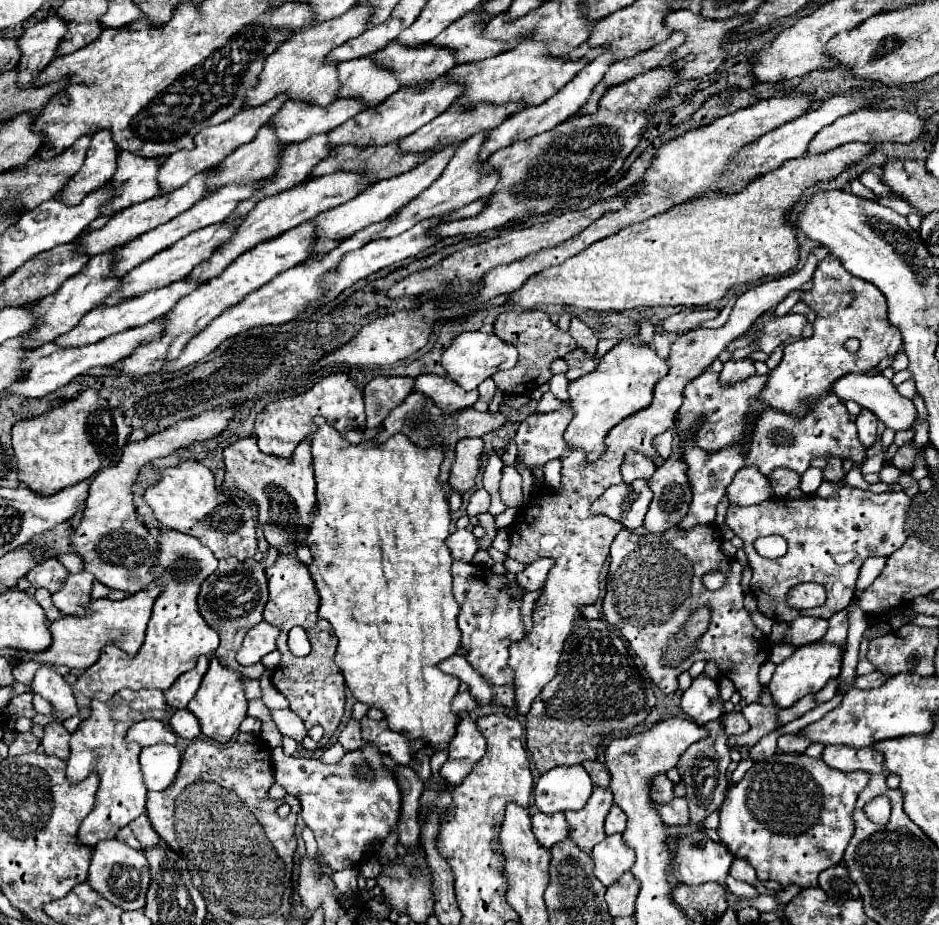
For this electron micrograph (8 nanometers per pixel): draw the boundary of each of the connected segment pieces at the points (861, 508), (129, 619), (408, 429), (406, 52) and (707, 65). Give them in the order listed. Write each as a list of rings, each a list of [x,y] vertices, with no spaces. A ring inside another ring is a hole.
[[[828,457],[828,465],[823,469],[823,478],[827,482],[838,484],[836,495],[822,499],[816,495],[808,495],[802,499],[766,499],[762,503],[756,505],[746,505],[746,507],[738,507],[738,505],[730,505],[728,513],[726,513],[726,525],[744,541],[744,551],[748,555],[748,563],[752,567],[752,593],[758,601],[758,609],[776,621],[782,623],[792,623],[798,615],[780,615],[780,599],[788,597],[788,591],[800,583],[820,583],[826,587],[826,603],[820,607],[814,607],[810,611],[800,611],[800,615],[812,615],[812,617],[822,617],[822,619],[830,619],[834,613],[838,613],[840,609],[846,609],[848,603],[854,597],[856,591],[856,579],[860,573],[862,563],[868,557],[876,557],[878,553],[894,553],[896,549],[902,547],[902,543],[906,541],[906,533],[904,533],[904,521],[906,521],[906,509],[910,505],[910,497],[904,491],[886,491],[886,493],[872,493],[872,491],[864,491],[864,489],[856,489],[845,485],[843,480],[846,473],[842,468],[843,460],[838,457]],[[762,535],[780,535],[788,541],[788,553],[780,559],[764,559],[756,553],[754,549],[754,541]]]
[[[152,585],[150,589],[138,591],[122,601],[98,599],[88,605],[84,617],[60,617],[52,623],[52,645],[44,653],[22,653],[22,659],[34,659],[38,663],[48,665],[66,665],[70,669],[88,669],[98,661],[102,647],[106,643],[116,643],[124,653],[136,655],[142,647],[142,639],[146,635],[146,627],[150,621],[150,611],[154,607],[154,599],[162,593],[162,585]]]
[[[412,391],[404,399],[404,403],[400,403],[398,407],[394,407],[390,411],[390,415],[378,427],[378,433],[376,433],[376,437],[372,441],[380,445],[386,439],[390,439],[390,435],[404,433],[418,447],[442,447],[442,451],[444,451],[444,463],[440,467],[442,471],[438,475],[438,481],[444,485],[444,483],[448,483],[450,467],[454,463],[454,447],[456,447],[456,443],[460,439],[466,439],[466,437],[482,437],[484,433],[490,433],[490,431],[500,429],[504,423],[508,423],[508,419],[506,419],[504,413],[488,413],[488,411],[486,413],[480,413],[480,411],[476,411],[472,407],[460,409],[456,413],[444,413],[442,409],[438,409],[434,405],[432,399],[426,399],[418,391]]]
[[[390,43],[378,53],[378,59],[382,59],[382,63],[390,63],[390,67],[402,75],[402,87],[406,87],[406,83],[426,83],[426,79],[438,79],[438,75],[444,75],[454,67],[454,53],[434,45],[410,49]]]
[[[682,9],[682,11],[672,11],[670,15],[666,15],[666,27],[670,27],[670,31],[682,31],[686,35],[684,43],[674,49],[674,61],[680,61],[684,59],[686,55],[694,55],[694,61],[692,63],[684,63],[678,71],[678,79],[700,79],[702,75],[708,75],[708,73],[714,73],[718,69],[718,65],[726,59],[726,51],[722,47],[724,39],[730,35],[732,29],[740,27],[744,23],[744,17],[732,17],[732,19],[720,19],[720,21],[714,21],[714,19],[704,19],[702,15],[698,13],[692,13],[688,9]]]

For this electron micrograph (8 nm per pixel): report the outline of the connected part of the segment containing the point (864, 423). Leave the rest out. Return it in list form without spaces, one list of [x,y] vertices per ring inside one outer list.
[[[862,409],[862,413],[856,419],[856,427],[858,427],[858,439],[864,443],[864,447],[872,447],[874,441],[878,439],[876,425],[878,425],[876,415],[872,411]]]

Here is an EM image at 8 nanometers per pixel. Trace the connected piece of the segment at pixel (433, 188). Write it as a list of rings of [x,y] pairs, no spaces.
[[[480,133],[480,135],[474,135],[472,139],[466,139],[454,153],[454,157],[450,159],[450,163],[446,165],[446,169],[442,171],[442,175],[438,177],[438,181],[434,181],[422,195],[418,195],[416,199],[412,199],[406,207],[402,207],[398,211],[398,215],[394,215],[394,219],[388,223],[388,227],[384,227],[372,241],[376,239],[388,239],[388,237],[396,237],[404,231],[408,231],[410,227],[414,227],[416,223],[424,221],[424,219],[430,219],[430,217],[440,217],[440,215],[446,215],[458,207],[464,207],[466,203],[472,203],[474,199],[484,199],[488,197],[494,187],[496,187],[496,181],[498,181],[498,175],[494,173],[480,173],[482,169],[482,163],[478,163],[478,151],[482,147],[482,141],[484,141],[486,133]]]

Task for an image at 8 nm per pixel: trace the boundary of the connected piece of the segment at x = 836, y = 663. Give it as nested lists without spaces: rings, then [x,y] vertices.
[[[816,641],[812,645],[798,647],[790,659],[776,665],[776,671],[774,671],[774,677],[772,677],[768,689],[774,697],[774,701],[778,703],[778,707],[790,707],[804,695],[818,693],[828,681],[836,679],[840,675],[840,667],[842,667],[842,651],[844,649],[834,643]]]

